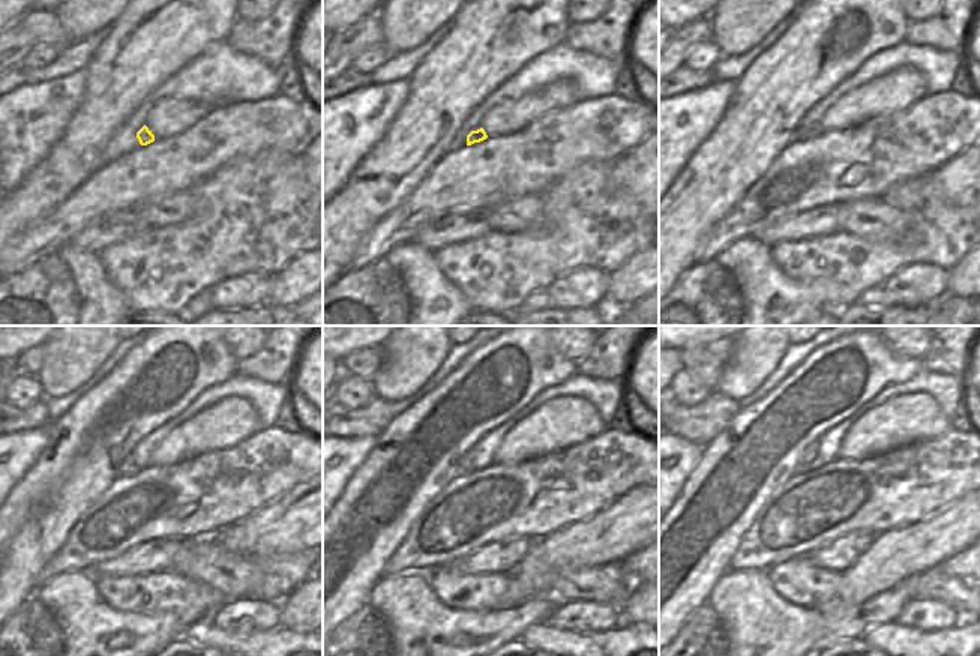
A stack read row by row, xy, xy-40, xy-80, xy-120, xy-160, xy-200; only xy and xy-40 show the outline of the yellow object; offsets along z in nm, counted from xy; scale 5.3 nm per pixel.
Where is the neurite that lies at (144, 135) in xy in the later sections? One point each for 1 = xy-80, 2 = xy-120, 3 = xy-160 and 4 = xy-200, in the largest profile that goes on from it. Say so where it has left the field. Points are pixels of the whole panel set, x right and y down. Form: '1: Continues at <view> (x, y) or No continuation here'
1: Continues at xy-80 (802, 134)
2: Continues at xy-120 (131, 467)
3: Continues at xy-160 (468, 466)
4: Continues at xy-200 (809, 454).

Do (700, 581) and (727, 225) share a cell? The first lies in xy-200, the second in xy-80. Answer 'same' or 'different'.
different

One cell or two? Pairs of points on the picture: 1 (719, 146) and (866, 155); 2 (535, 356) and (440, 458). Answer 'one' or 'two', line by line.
1: two
2: one

